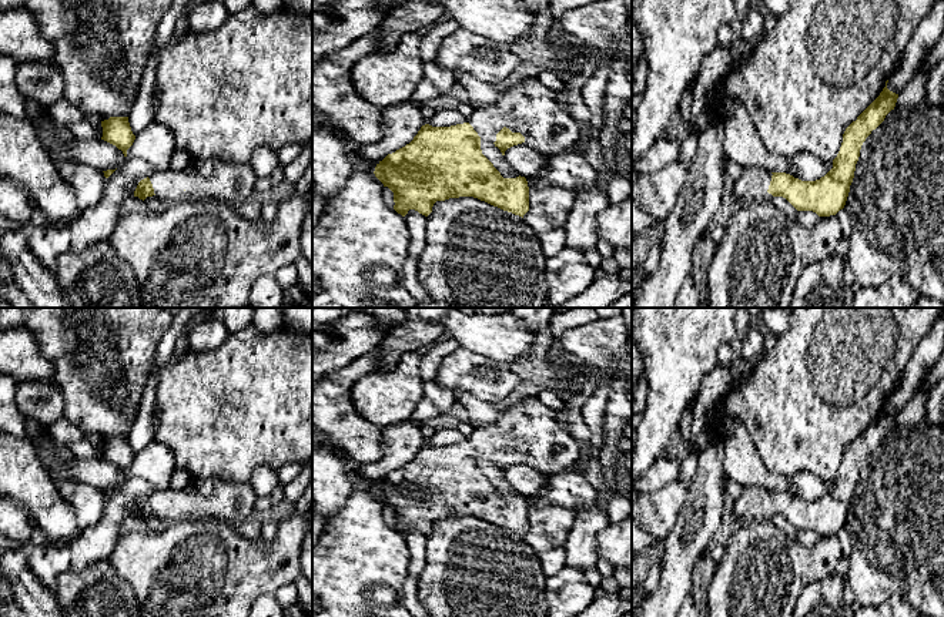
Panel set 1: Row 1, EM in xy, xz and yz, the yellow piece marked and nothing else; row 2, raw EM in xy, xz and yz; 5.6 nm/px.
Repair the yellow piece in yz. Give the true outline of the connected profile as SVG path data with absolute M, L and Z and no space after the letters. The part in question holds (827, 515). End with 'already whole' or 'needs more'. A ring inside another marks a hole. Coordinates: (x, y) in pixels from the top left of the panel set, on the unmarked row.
M887 402L880 415L846 447L833 487L824 496L801 500L786 492L744 486L733 504L737 526L783 516L797 530L813 530L819 536L836 534L843 529L863 462L896 426L898 413L890 410Z; needs more

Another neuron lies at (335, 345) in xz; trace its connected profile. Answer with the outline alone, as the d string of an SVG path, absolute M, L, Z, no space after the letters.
M352 313L312 332L312 390L321 378L378 348L391 328L366 313Z

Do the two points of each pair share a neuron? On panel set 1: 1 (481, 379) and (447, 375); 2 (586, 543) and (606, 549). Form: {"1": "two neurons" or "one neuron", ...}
{"1": "one neuron", "2": "two neurons"}

